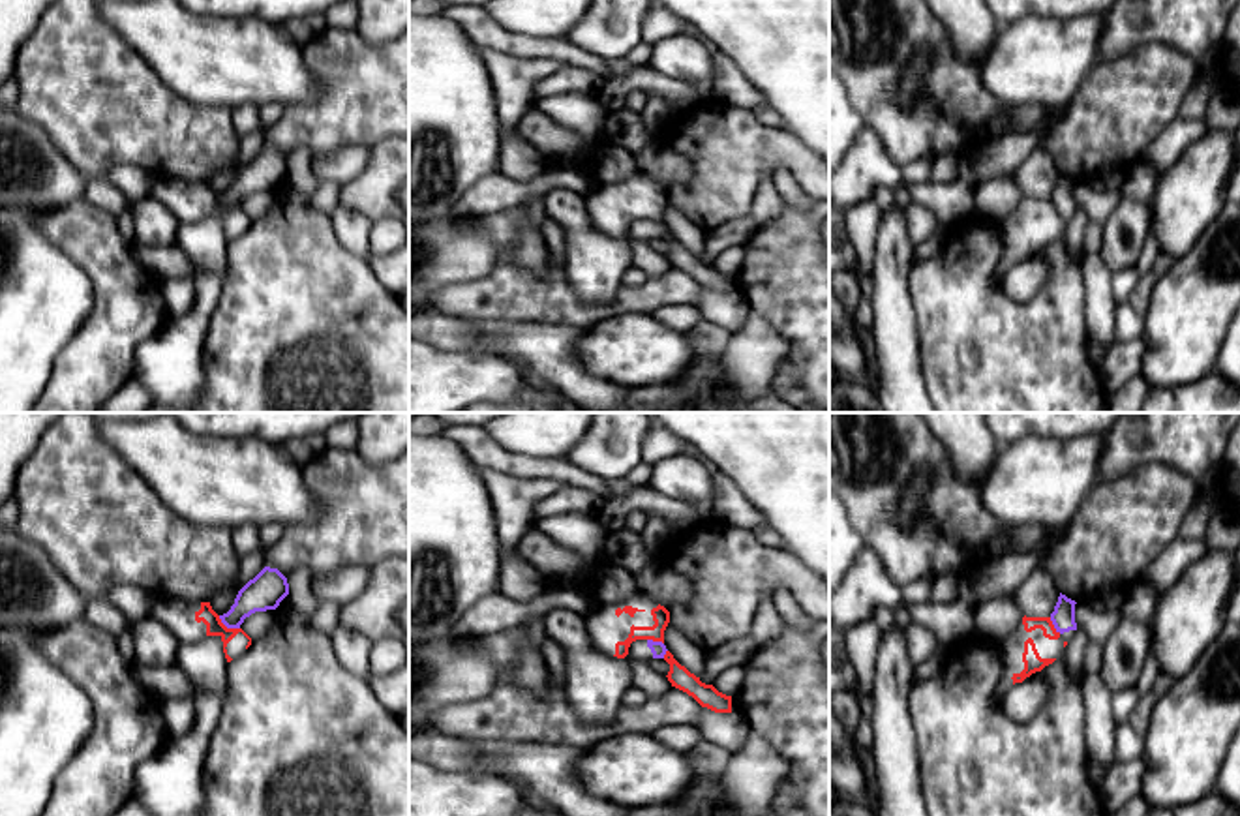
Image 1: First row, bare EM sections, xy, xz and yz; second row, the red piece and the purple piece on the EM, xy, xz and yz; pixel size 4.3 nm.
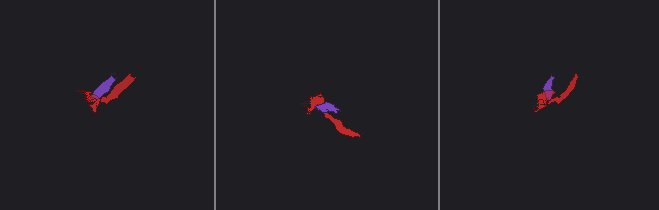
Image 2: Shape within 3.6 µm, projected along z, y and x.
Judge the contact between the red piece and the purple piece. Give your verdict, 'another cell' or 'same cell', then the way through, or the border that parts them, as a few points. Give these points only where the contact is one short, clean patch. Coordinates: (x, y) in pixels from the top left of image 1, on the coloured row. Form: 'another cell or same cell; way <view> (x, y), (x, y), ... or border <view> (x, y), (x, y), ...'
another cell; border xy (218, 616), (227, 627), (239, 629)

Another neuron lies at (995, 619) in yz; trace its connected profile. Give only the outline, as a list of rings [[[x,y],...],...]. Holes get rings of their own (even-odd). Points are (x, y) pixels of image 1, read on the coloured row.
[[[996,597],[974,606],[974,630],[996,643],[1006,640],[1022,623],[1022,617],[1013,597]]]

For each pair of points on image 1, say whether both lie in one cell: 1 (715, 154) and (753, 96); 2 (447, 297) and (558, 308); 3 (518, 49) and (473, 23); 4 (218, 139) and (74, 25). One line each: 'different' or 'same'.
1: different
2: same
3: same
4: same

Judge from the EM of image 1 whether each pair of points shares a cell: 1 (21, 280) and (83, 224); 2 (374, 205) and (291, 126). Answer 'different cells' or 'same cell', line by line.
1: different cells
2: different cells

